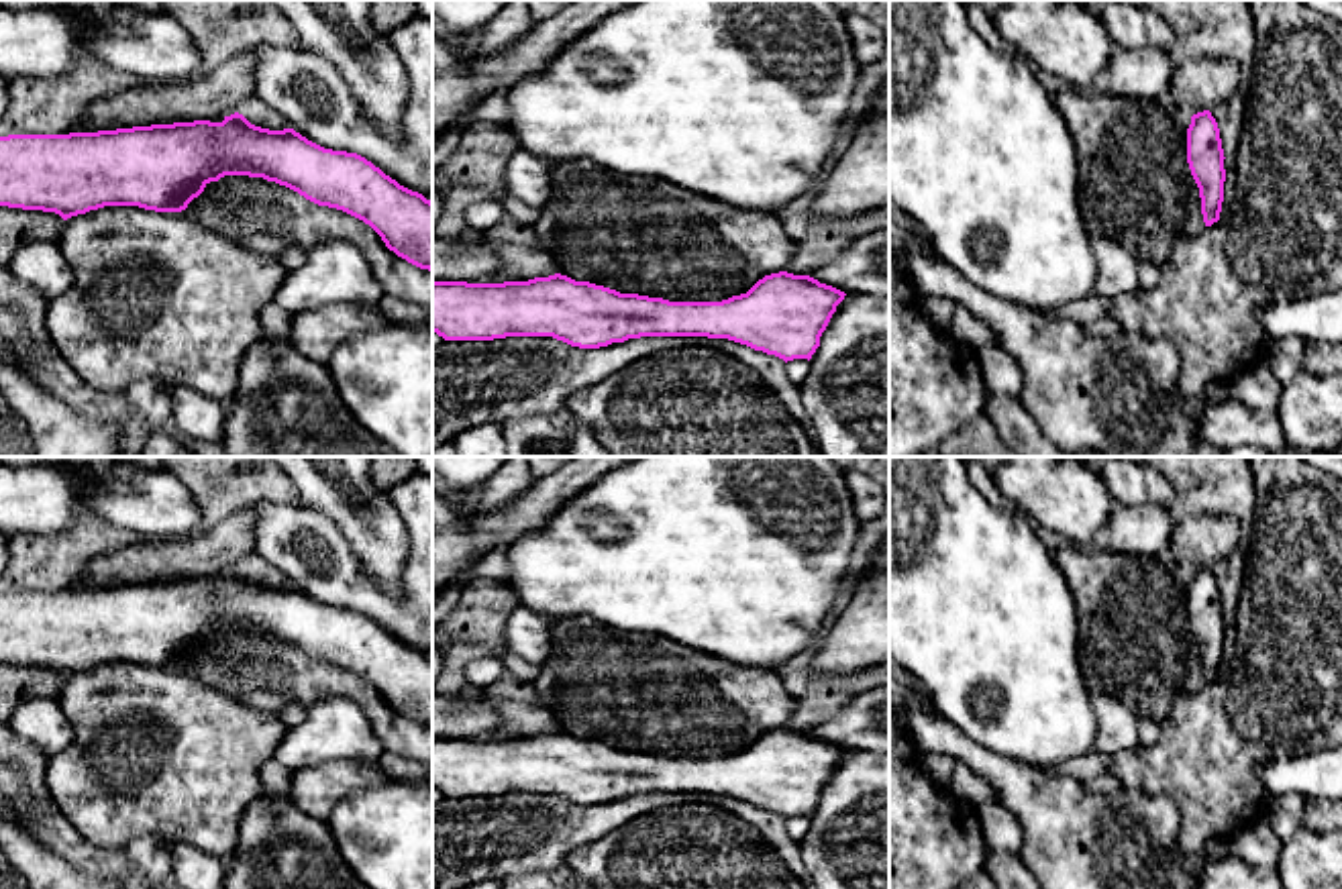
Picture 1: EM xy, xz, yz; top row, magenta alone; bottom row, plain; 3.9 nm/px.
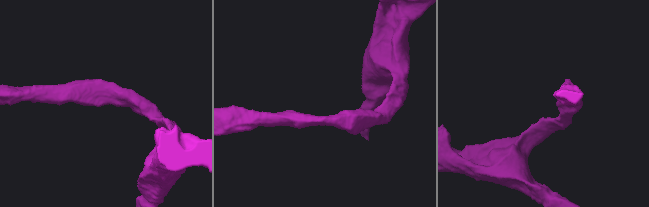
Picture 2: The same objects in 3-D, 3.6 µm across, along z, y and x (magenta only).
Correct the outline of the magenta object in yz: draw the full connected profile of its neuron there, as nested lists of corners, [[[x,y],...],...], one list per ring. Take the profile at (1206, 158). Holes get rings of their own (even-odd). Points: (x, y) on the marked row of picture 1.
[[[1211,112],[1193,114],[1187,128],[1187,163],[1199,188],[1205,226],[1220,220],[1226,181],[1224,159],[1220,128]]]

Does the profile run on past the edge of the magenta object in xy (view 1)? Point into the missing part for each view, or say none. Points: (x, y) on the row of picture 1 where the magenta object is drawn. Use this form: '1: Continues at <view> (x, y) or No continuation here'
1: No continuation here

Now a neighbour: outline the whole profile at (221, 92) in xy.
[[[243,49],[206,75],[182,84],[143,84],[90,102],[75,133],[214,120],[255,96],[255,55]]]

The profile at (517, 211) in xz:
[[[506,190],[500,194],[494,194],[494,198],[502,204],[508,218],[534,226],[540,218],[540,208],[530,208],[522,202],[518,202],[514,196],[510,196]]]

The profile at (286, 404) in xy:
[[[263,334],[239,361],[222,444],[228,457],[398,457],[353,418],[328,365],[310,359],[292,341],[271,345]]]

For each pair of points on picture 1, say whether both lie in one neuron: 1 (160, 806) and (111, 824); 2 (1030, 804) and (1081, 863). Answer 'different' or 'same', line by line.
1: same
2: same

